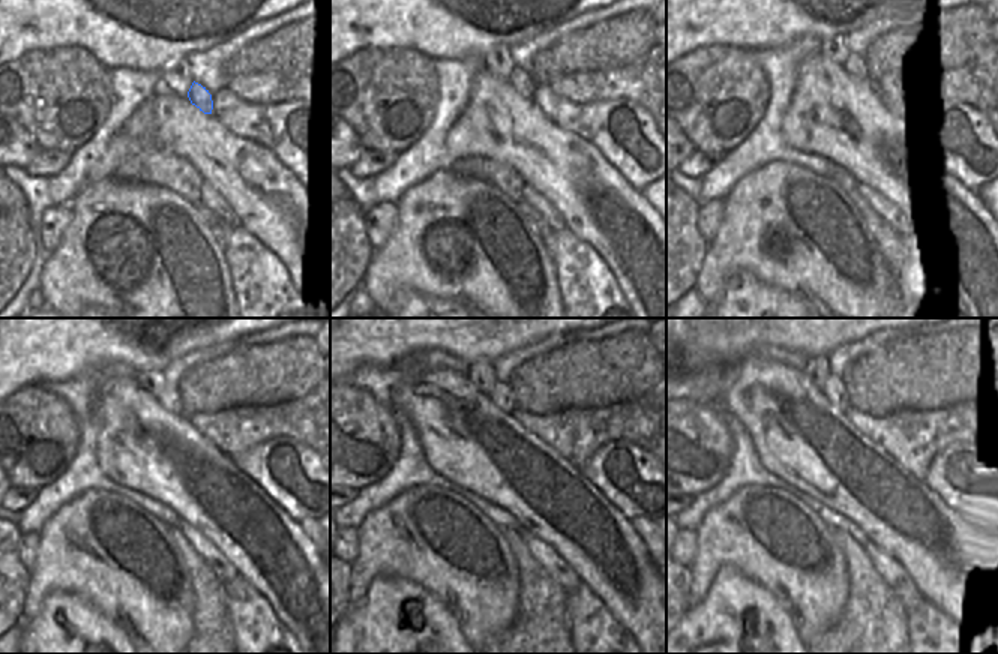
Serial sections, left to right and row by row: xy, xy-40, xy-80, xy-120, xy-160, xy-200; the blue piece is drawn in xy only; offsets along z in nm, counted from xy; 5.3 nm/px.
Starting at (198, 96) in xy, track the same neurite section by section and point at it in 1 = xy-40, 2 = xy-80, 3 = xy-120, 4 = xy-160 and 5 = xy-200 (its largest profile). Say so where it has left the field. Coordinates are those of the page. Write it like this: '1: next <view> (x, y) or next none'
1: next xy-40 (520, 78)
2: next xy-80 (854, 65)
3: next xy-120 (168, 398)
4: next xy-160 (502, 396)
5: next xy-200 (833, 389)

